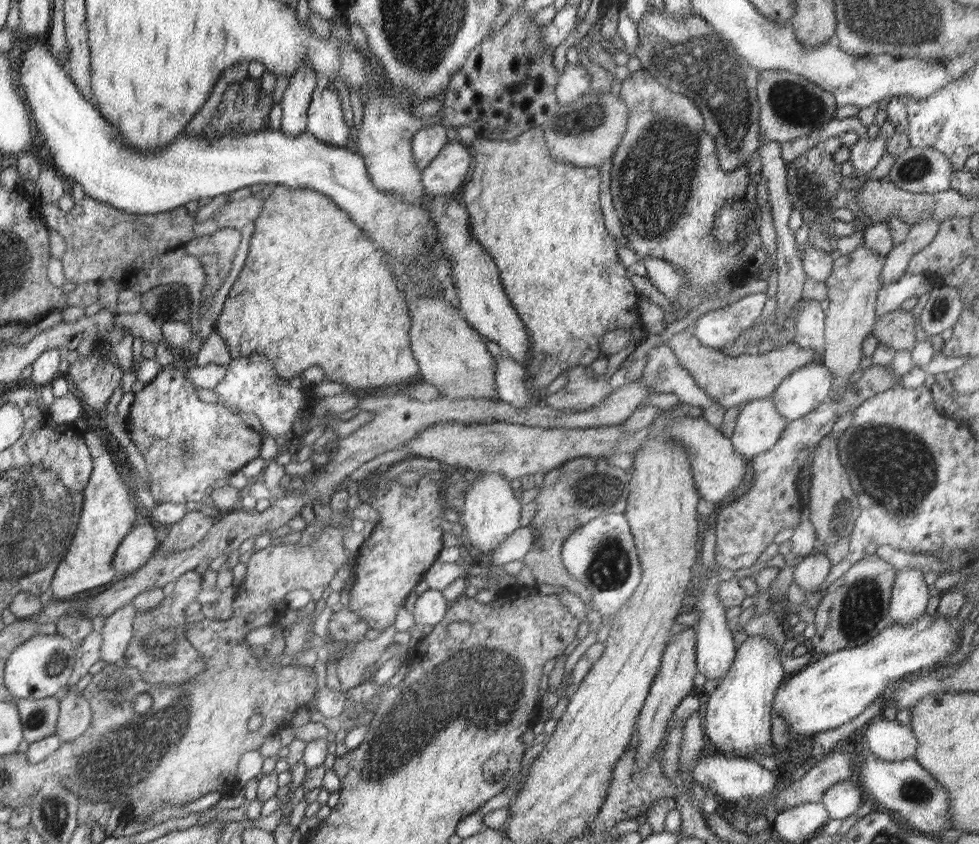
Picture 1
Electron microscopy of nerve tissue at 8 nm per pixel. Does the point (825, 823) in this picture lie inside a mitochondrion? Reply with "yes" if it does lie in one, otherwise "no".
no

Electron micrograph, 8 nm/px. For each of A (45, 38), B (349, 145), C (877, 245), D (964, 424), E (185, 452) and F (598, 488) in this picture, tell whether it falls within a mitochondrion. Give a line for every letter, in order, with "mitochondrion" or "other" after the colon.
A: other
B: other
C: other
D: other
E: mitochondrion
F: mitochondrion

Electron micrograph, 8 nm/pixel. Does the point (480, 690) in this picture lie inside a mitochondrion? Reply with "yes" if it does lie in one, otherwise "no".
yes

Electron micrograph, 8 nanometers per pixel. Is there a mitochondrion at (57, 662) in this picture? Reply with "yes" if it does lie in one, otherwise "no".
yes

